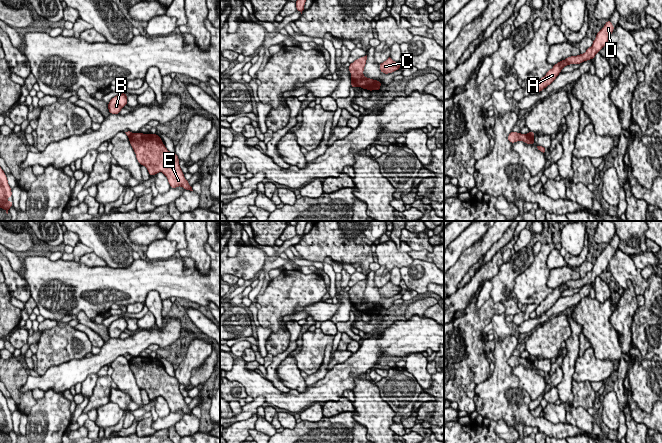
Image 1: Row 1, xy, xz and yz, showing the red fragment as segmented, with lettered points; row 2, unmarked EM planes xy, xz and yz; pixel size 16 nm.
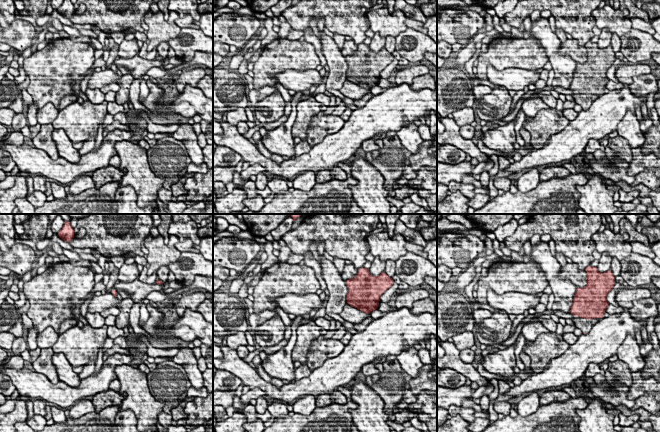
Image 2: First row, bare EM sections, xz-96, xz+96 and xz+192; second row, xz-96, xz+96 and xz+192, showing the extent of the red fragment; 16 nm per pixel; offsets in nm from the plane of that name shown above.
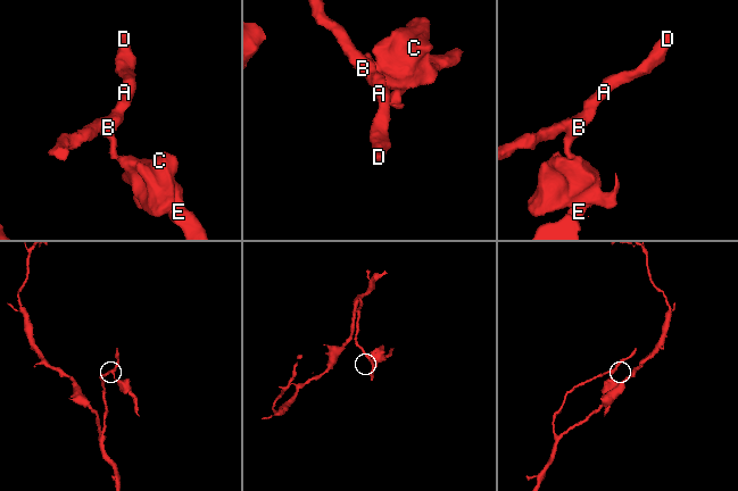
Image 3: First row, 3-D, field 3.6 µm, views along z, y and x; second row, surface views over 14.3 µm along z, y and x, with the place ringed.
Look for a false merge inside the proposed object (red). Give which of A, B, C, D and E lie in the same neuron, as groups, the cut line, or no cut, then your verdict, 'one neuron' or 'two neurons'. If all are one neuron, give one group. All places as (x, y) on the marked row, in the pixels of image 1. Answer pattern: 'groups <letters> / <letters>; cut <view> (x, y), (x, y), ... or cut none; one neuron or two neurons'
groups A B D / C E; cut xz (352, 79), (357, 86); two neurons

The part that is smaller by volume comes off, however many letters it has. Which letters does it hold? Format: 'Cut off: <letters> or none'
Cut off: C, E

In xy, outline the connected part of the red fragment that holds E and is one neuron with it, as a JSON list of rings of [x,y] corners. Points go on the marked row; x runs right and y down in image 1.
[[[132,133],[129,142],[136,154],[137,161],[147,168],[150,176],[162,172],[167,177],[171,188],[181,186],[185,190],[193,191],[180,168],[178,155],[168,151],[157,134]]]

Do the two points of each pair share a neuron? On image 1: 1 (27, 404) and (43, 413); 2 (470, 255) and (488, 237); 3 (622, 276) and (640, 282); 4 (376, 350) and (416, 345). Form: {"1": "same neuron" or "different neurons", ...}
{"1": "different neurons", "2": "same neuron", "3": "same neuron", "4": "same neuron"}

